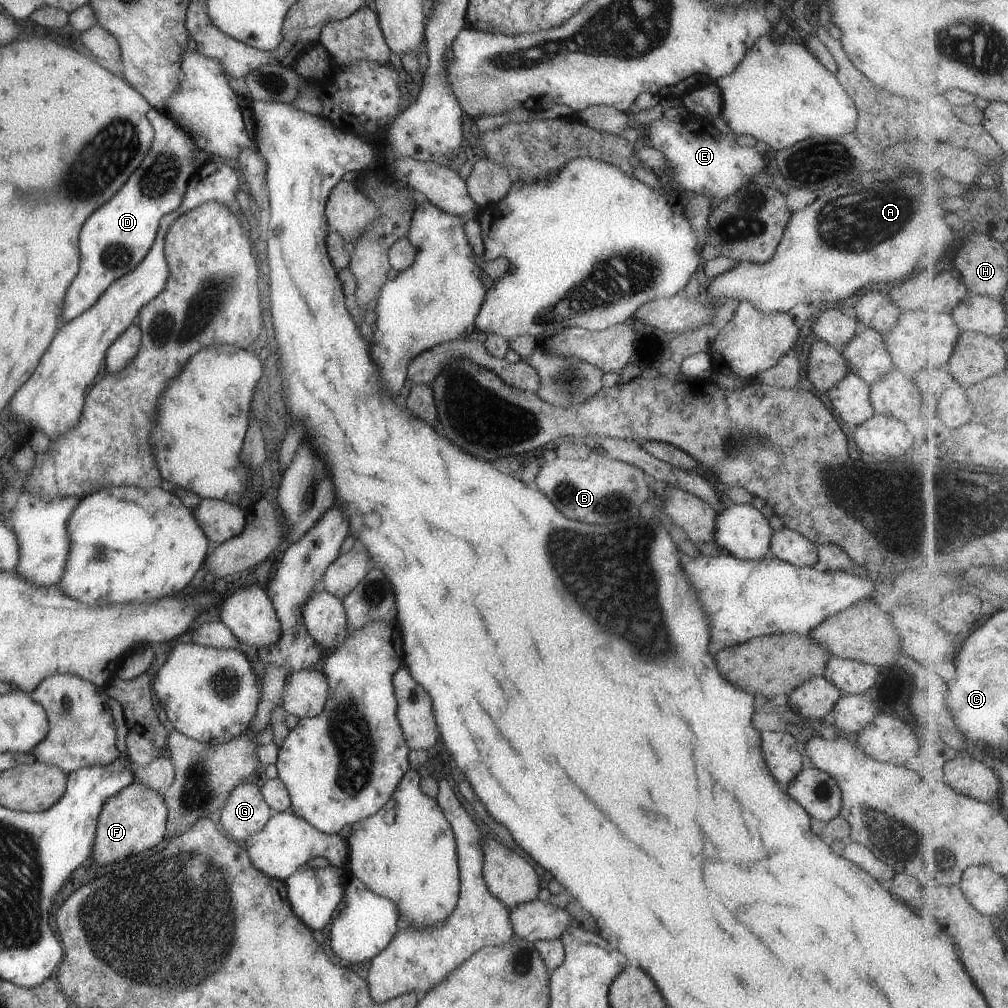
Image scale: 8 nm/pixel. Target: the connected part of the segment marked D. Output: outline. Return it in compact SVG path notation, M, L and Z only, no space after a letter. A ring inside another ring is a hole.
M153 107L146 112L146 117L152 126L153 132L155 132L151 148L147 150L147 156L141 160L139 168L127 178L127 182L123 184L123 188L119 188L105 204L101 204L85 220L85 224L81 226L78 240L78 271L64 294L60 317L61 322L71 320L79 313L86 311L115 279L131 272L143 260L143 257L147 254L149 247L154 241L158 220L164 214L175 210L179 206L187 186L187 181L190 179L191 173L196 170L191 165L191 158L193 152L196 150L199 151L199 149L192 142L192 138L188 132L169 118L167 114L157 112Z

